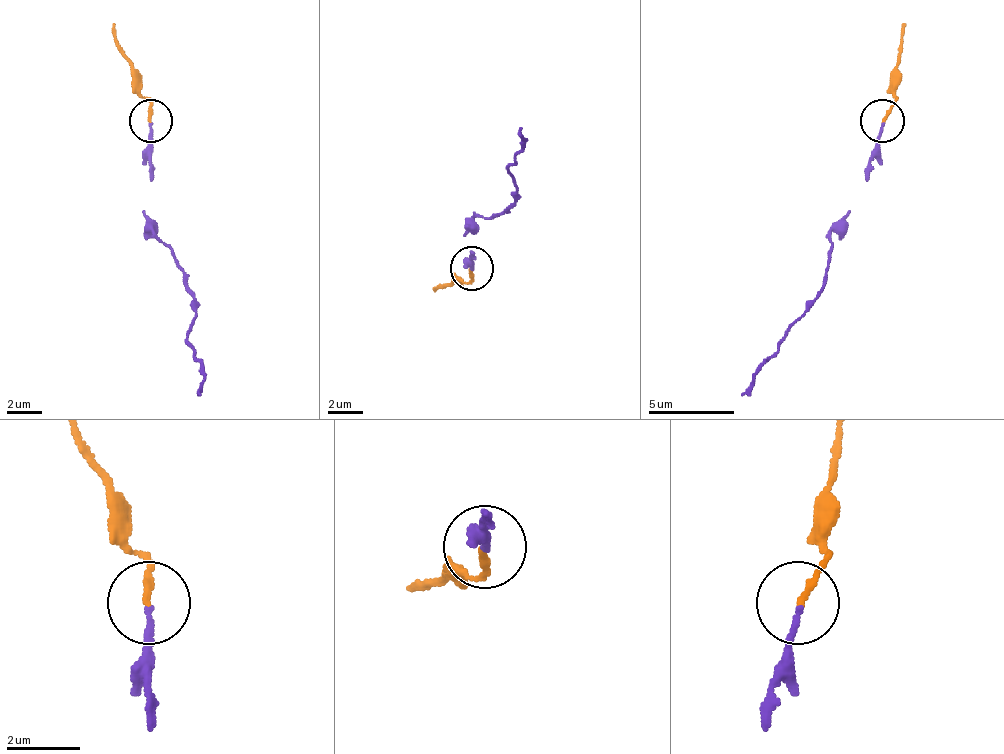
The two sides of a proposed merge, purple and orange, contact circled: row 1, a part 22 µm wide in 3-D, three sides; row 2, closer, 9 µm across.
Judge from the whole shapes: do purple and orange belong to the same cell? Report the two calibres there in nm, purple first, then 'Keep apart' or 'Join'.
Thickness 150 nm (purple) against 170 nm. Join

